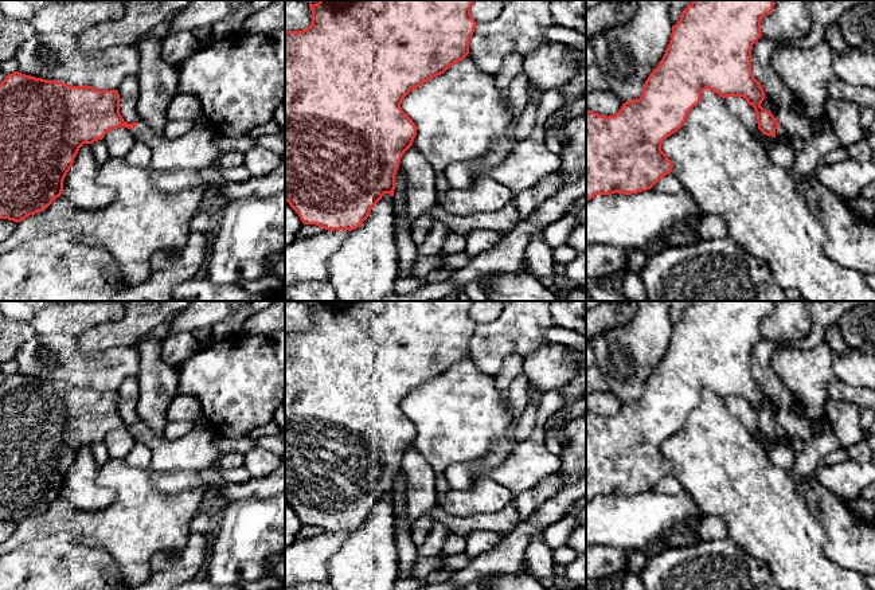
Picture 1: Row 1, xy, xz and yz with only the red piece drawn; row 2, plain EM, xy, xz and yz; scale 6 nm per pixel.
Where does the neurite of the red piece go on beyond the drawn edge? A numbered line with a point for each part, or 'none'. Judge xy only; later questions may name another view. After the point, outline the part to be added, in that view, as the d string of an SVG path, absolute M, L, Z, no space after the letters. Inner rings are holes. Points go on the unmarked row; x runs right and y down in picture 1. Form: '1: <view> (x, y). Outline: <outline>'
1: xy (194, 452). Outline: M203 419L192 423L192 429L184 437L167 441L159 437L145 422L130 430L136 441L147 445L152 452L151 469L157 472L198 470L215 468L222 478L228 482L241 484L251 478L243 468L222 470L218 464L219 450L212 445L212 429Z

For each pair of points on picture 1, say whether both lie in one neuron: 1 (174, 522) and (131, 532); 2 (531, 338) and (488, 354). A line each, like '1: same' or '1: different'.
1: same
2: same

